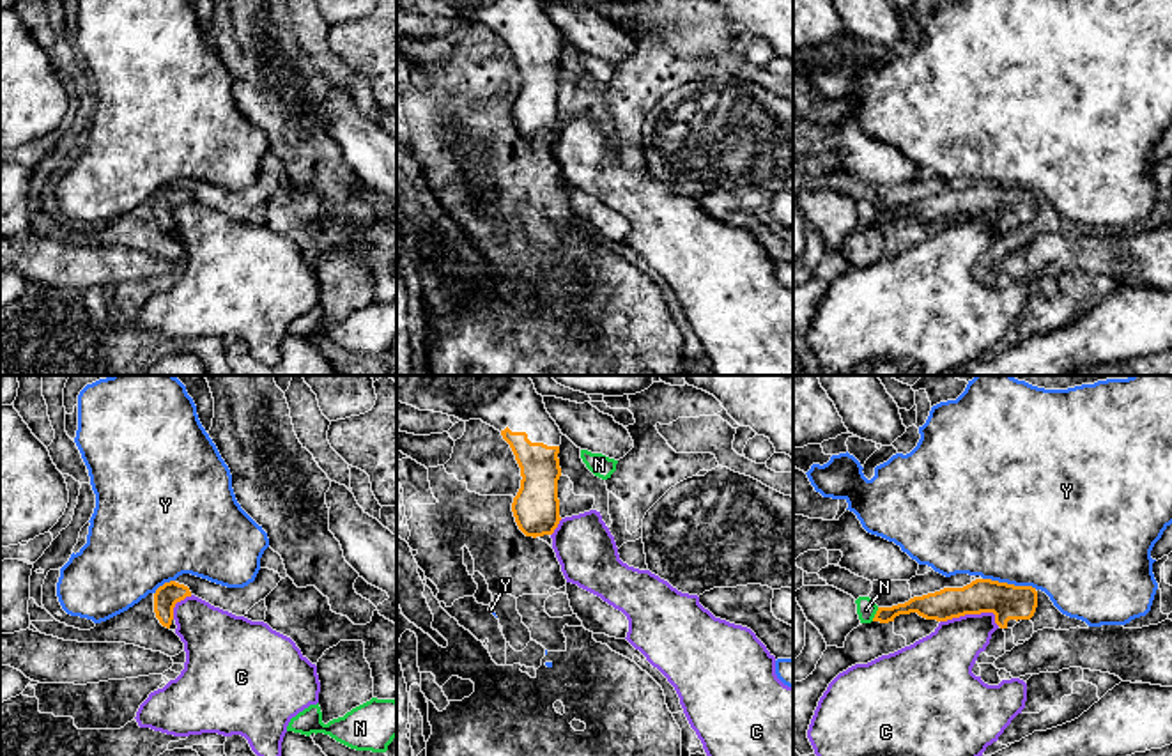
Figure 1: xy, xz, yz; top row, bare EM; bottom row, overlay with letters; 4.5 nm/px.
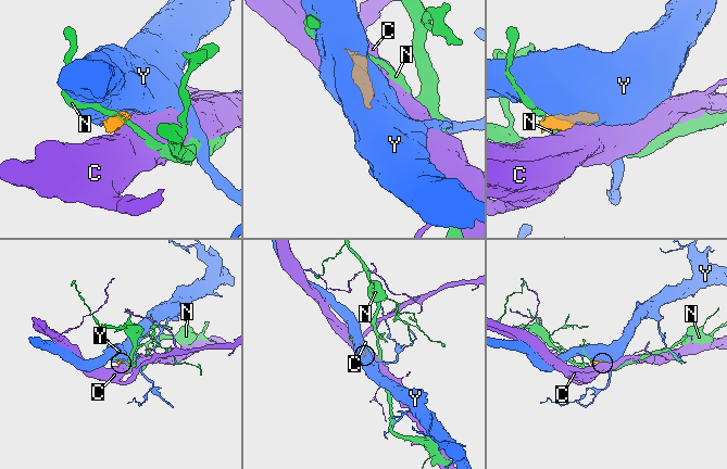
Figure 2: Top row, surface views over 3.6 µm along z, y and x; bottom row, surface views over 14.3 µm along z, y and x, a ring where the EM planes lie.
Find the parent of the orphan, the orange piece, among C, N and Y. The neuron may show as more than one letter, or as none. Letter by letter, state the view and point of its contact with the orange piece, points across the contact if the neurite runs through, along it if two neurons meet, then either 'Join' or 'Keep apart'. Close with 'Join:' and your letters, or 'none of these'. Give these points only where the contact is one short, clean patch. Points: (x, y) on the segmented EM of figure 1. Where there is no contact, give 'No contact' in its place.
C: Touches orange at yz (972, 613). Keep apart
N: Touches orange at yz (875, 615). Boundary: yz (878, 608), (871, 620). Keep apart
Y: Touches orange at yz (1010, 585). Boundary: yz (983, 578), (1036, 588). Keep apart
Join: none of these

